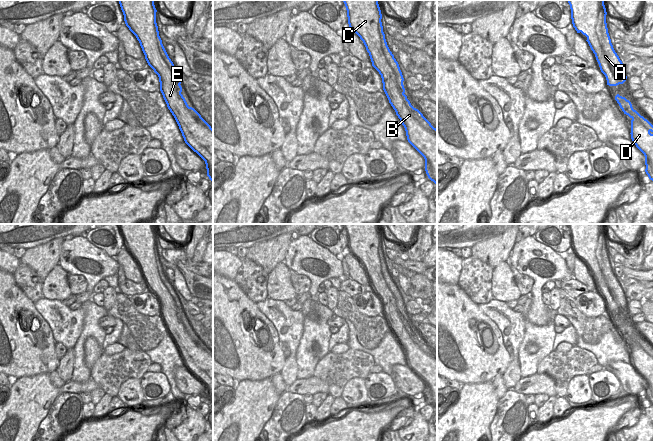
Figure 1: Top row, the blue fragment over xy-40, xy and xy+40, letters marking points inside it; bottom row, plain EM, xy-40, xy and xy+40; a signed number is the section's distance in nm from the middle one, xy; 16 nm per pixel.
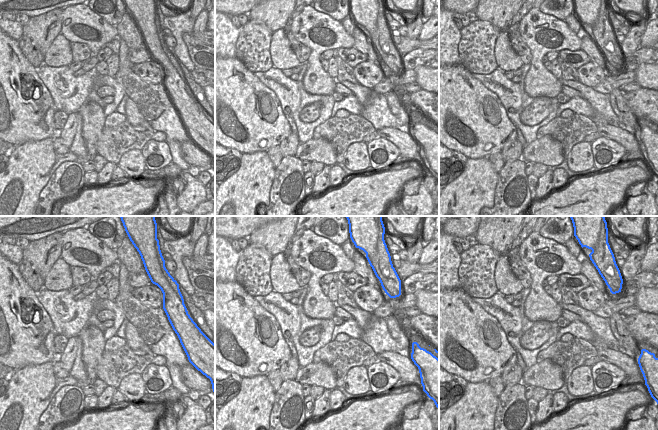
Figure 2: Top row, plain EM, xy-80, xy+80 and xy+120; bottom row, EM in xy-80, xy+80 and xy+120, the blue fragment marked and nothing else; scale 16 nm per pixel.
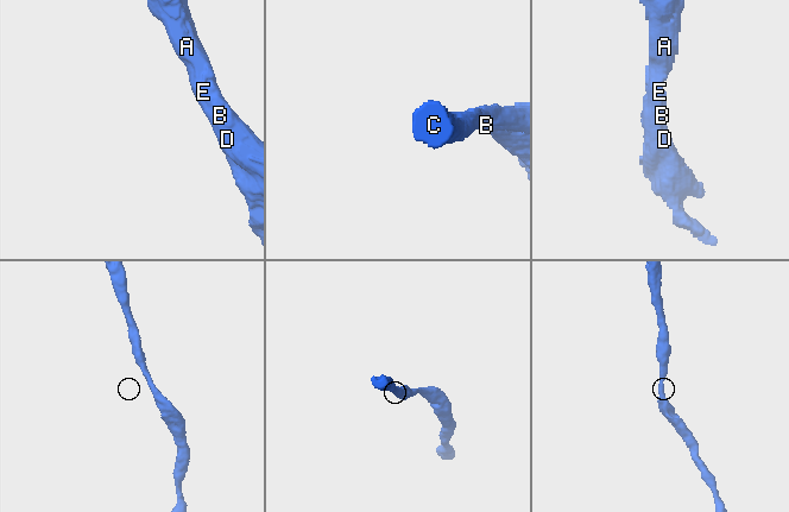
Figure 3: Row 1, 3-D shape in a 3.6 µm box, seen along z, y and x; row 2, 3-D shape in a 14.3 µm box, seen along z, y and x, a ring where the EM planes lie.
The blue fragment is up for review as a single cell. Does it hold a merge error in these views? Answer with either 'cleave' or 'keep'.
keep

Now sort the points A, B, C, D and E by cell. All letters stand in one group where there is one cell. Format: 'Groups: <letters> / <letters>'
Groups: A B C D E.

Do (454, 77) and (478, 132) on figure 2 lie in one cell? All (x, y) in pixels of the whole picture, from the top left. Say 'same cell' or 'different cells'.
same cell

